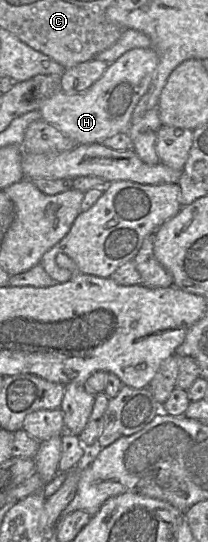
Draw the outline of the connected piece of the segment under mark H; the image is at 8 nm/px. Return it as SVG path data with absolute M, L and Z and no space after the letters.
M152 47L131 49L115 62L110 63L101 78L88 89L78 94L67 94L60 90L47 98L39 109L42 119L70 137L77 145L102 143L108 137L125 132L131 124L132 113L136 105L151 85L158 62L158 55Z

